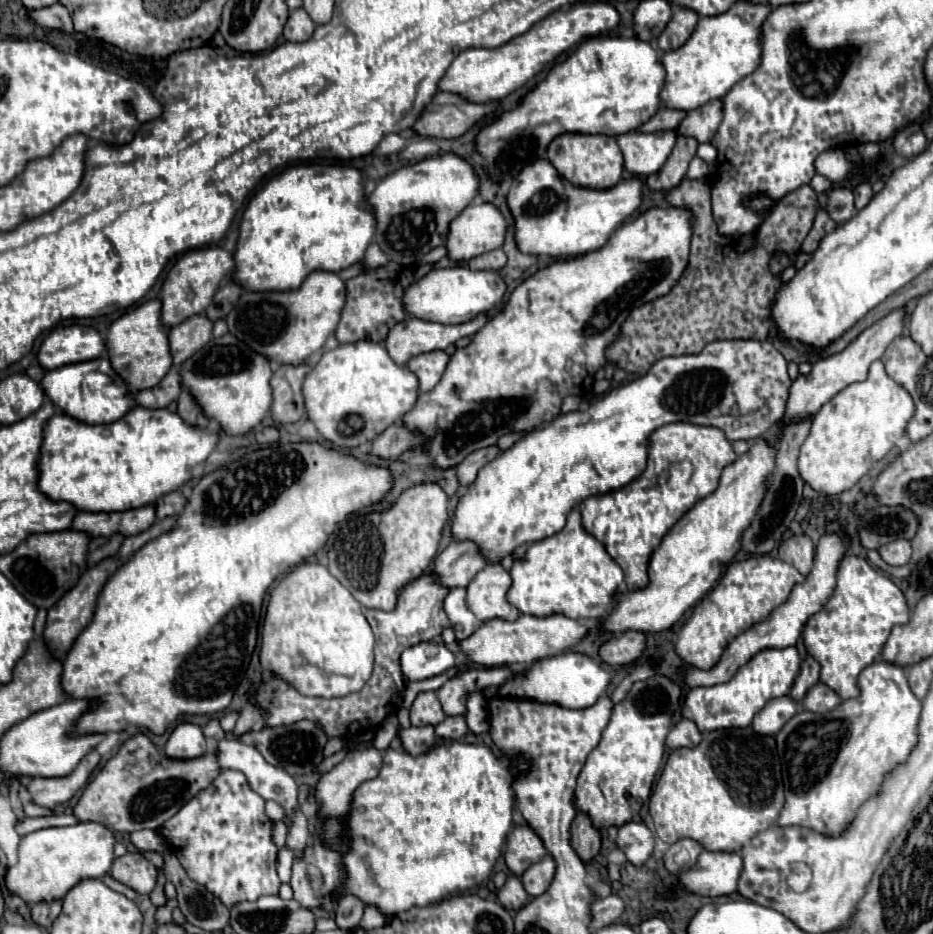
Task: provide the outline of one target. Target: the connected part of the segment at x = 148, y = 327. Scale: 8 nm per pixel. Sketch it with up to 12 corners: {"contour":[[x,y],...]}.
{"contour":[[162,302],[112,322],[106,344],[128,390],[172,366]]}

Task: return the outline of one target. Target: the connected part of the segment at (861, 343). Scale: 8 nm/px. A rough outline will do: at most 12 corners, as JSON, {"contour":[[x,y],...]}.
{"contour":[[904,308],[792,382],[784,420],[810,418],[904,330]]}

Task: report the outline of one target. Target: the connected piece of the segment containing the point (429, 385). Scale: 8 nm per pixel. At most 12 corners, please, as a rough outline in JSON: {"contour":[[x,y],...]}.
{"contour":[[444,350],[414,356],[408,368],[428,392],[442,378],[450,356]]}

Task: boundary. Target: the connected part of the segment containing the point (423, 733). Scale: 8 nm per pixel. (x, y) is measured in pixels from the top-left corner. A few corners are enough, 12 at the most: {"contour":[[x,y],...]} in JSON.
{"contour":[[434,726],[398,732],[412,756],[430,750],[436,742]]}

